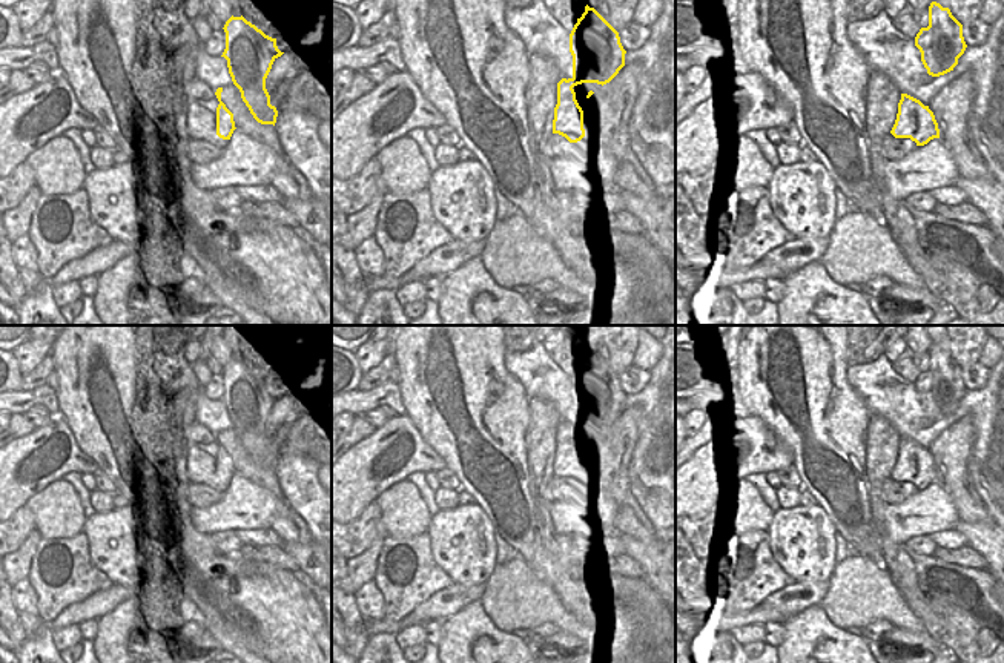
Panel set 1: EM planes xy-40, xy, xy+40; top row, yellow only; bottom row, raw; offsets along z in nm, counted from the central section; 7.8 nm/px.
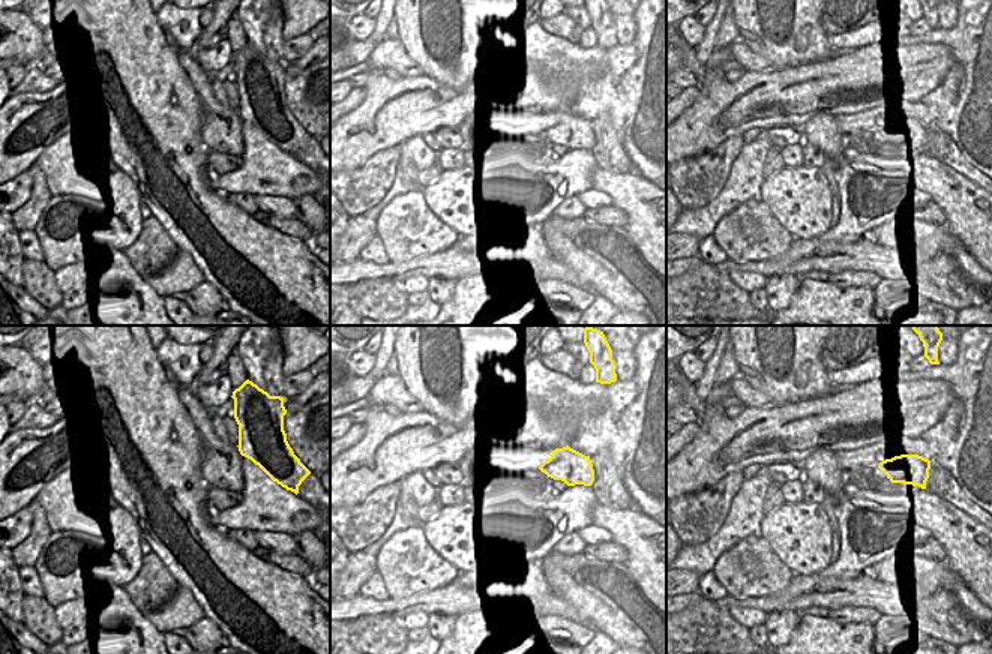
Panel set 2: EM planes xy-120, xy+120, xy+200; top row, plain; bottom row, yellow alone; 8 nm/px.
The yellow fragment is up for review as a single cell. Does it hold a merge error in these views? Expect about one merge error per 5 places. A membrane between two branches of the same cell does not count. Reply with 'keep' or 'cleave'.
cleave

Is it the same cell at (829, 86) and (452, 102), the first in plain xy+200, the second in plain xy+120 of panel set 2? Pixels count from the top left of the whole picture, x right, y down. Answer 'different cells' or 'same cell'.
same cell

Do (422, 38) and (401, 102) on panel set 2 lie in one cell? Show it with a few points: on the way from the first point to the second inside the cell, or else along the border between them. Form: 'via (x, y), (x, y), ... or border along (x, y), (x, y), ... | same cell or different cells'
border along (422, 72), (453, 89) | different cells

